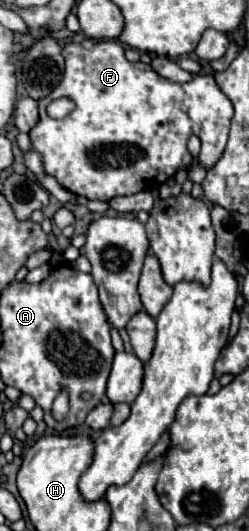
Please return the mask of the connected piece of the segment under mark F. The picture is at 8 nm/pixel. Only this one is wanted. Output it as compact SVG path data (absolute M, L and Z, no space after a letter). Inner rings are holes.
M97 41L91 49L83 49L79 43L67 43L63 47L63 57L63 81L39 101L39 123L29 131L29 139L31 149L43 157L45 173L55 177L57 183L73 195L111 201L113 197L135 195L159 187L179 169L191 169L193 157L187 151L187 137L191 133L201 139L201 153L197 157L201 167L211 169L223 157L233 105L219 89L213 75L195 75L189 83L167 81L157 75L151 65L141 61L129 63L123 45L117 41ZM57 97L69 97L75 103L75 109L63 119L51 119L45 113L45 107Z

